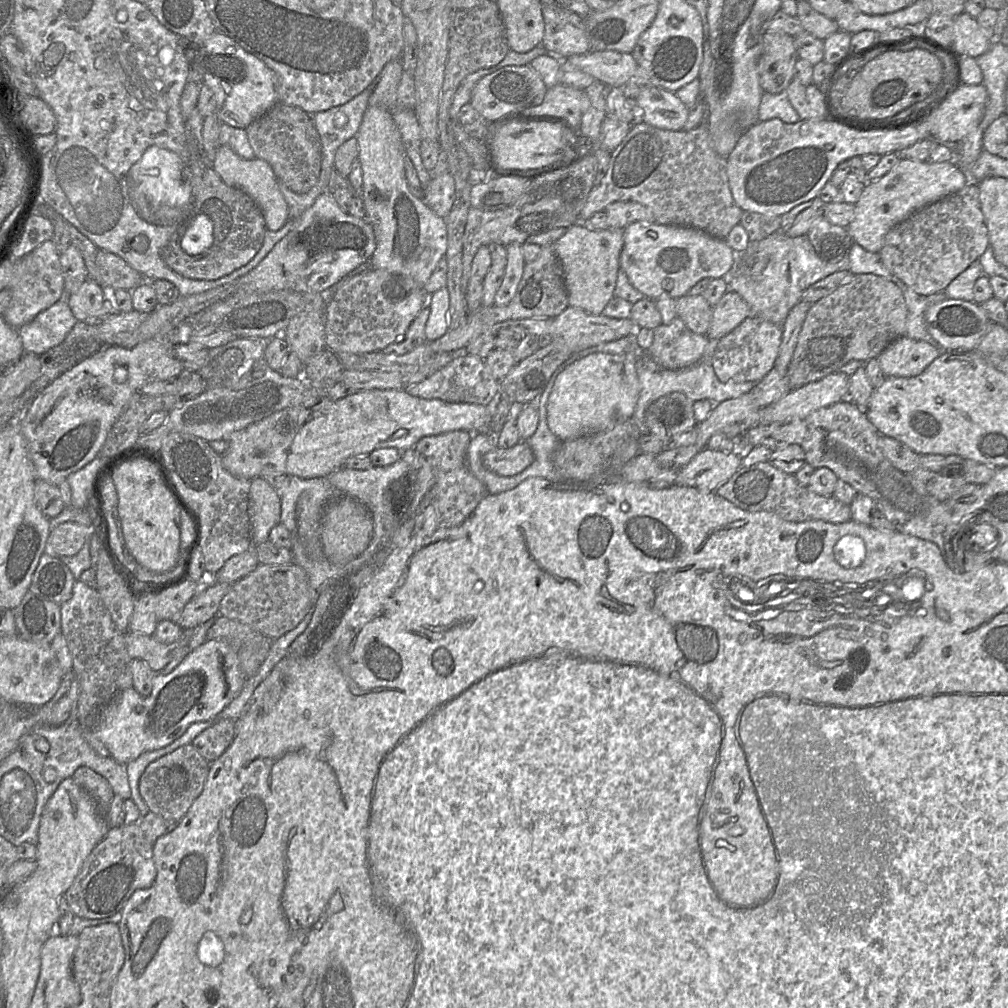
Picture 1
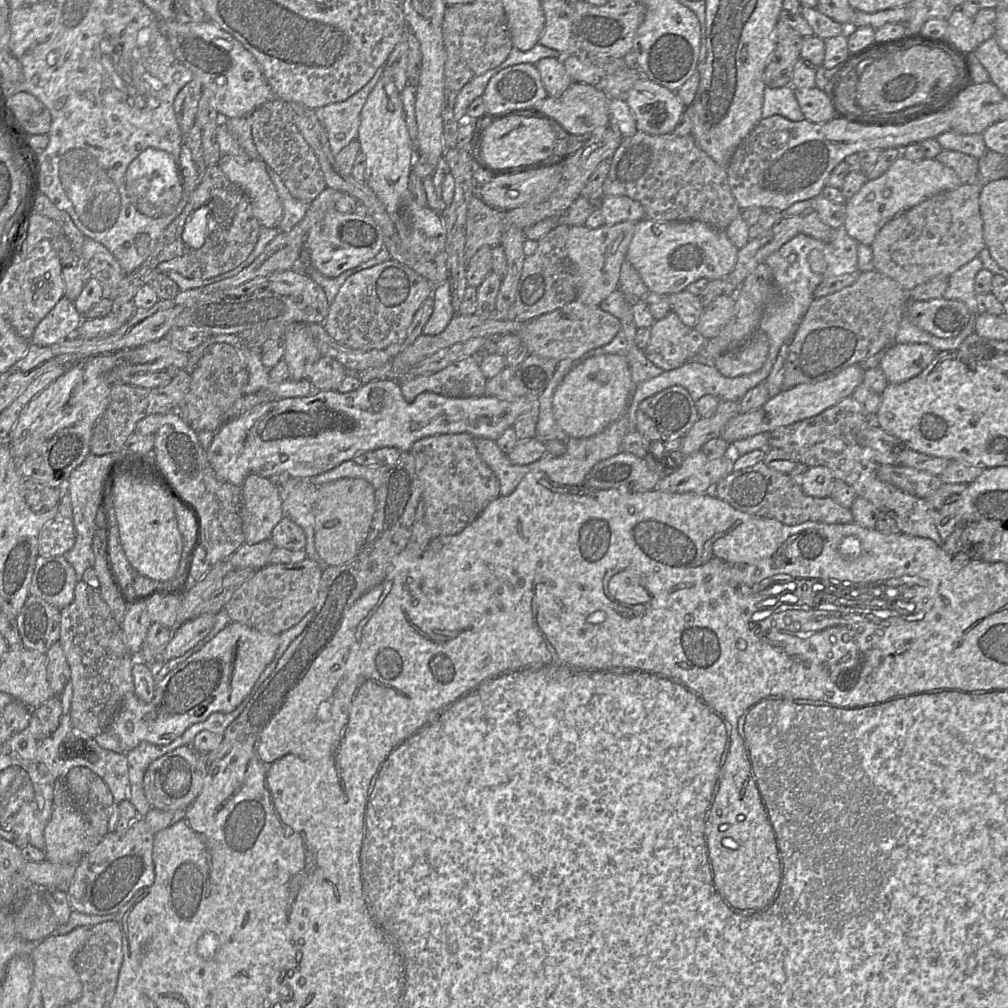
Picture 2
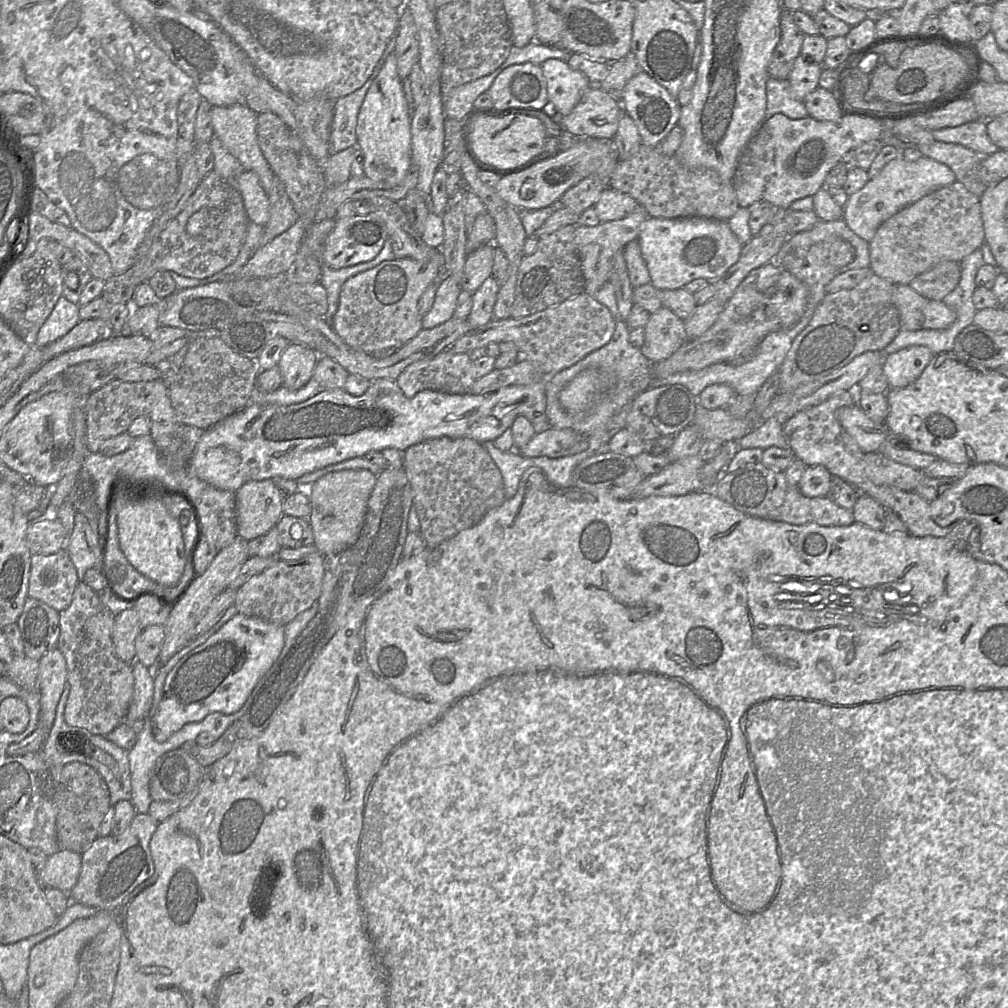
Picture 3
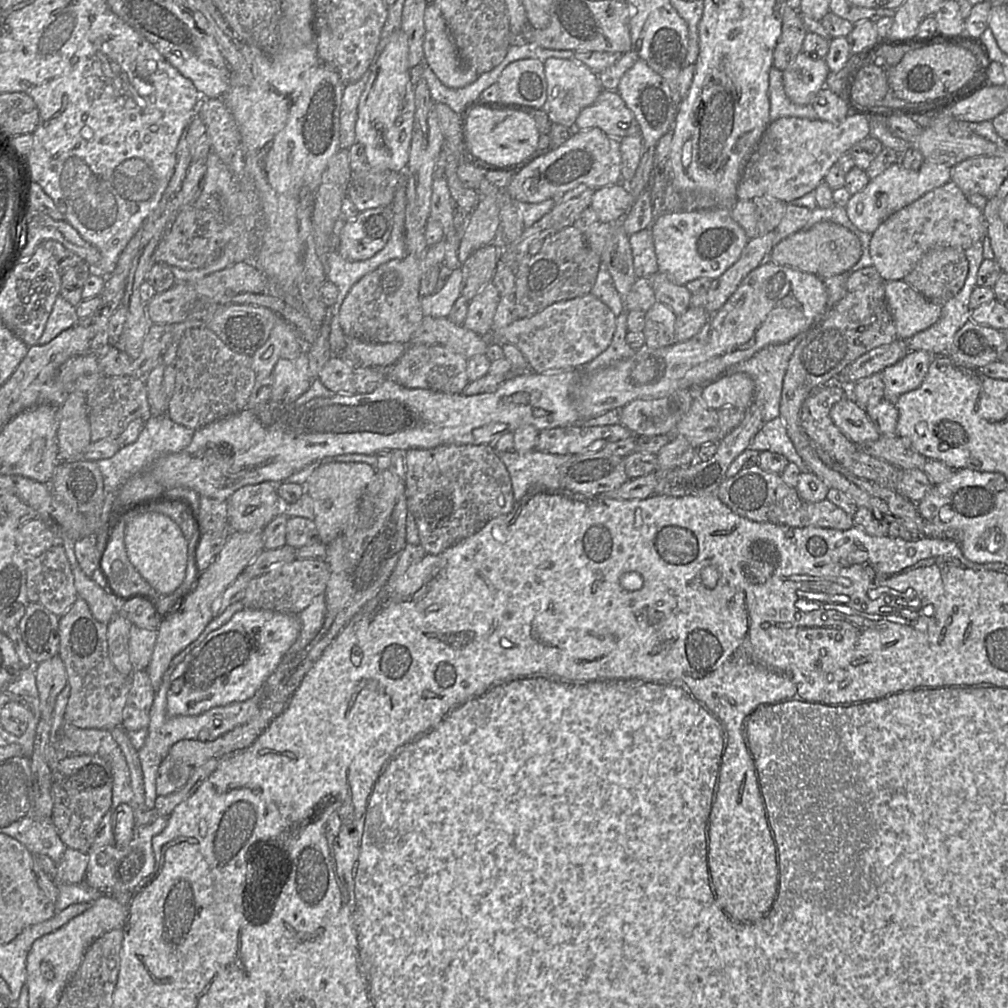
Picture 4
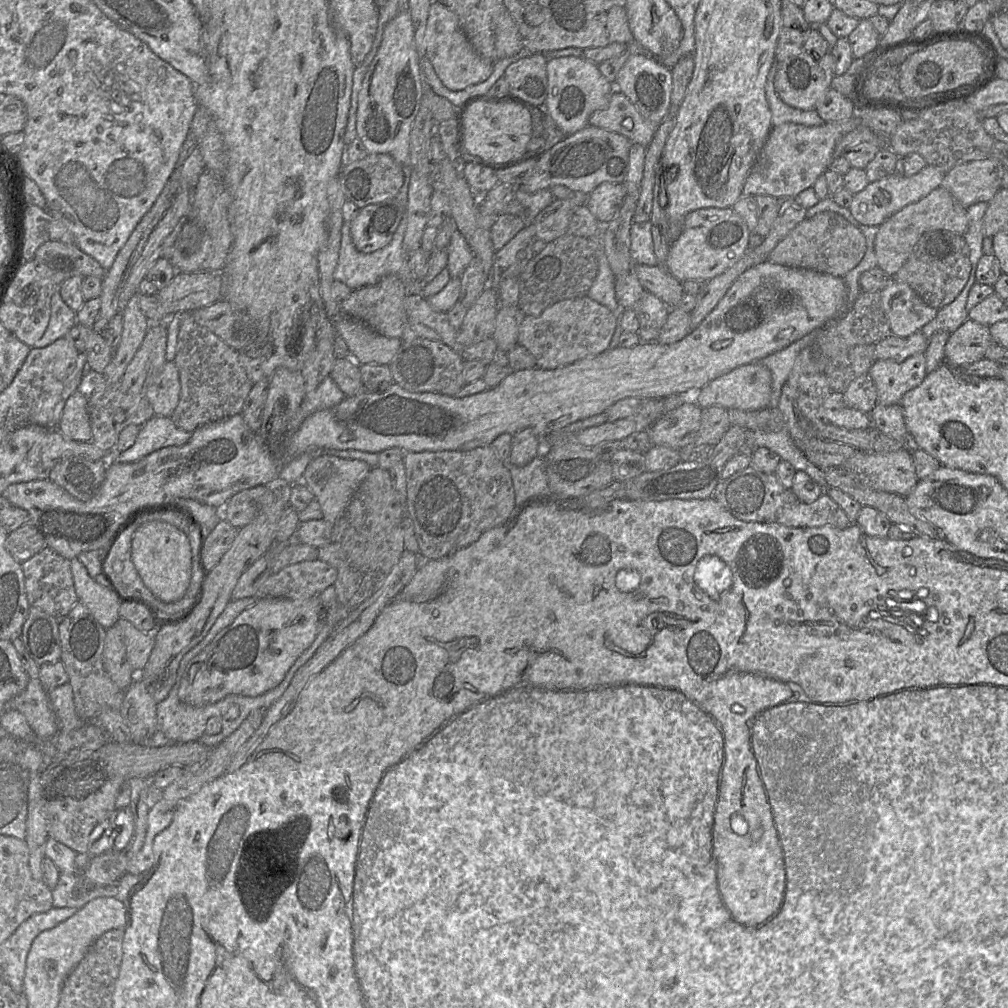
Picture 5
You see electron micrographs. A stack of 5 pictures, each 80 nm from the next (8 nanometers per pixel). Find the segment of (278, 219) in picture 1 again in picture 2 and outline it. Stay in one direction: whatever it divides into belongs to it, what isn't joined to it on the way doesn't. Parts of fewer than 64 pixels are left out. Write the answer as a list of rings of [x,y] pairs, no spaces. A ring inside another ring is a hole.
[[[221,156],[217,166],[230,182],[247,194],[253,214],[262,227],[279,226],[283,206],[263,160],[253,159],[240,164],[231,156]]]

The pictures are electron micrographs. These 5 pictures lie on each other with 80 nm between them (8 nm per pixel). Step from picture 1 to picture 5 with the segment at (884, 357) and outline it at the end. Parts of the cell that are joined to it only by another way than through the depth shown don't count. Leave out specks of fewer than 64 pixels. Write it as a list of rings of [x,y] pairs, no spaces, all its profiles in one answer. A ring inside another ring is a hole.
[[[925,353],[912,355],[902,362],[878,360],[868,372],[877,390],[877,403],[900,404],[902,397],[919,386],[927,375]]]

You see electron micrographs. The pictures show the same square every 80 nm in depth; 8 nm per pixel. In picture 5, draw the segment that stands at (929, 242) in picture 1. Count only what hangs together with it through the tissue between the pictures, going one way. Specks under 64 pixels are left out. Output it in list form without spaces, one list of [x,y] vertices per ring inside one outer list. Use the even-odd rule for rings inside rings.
[[[939,186],[921,200],[903,207],[878,227],[874,240],[877,266],[890,276],[894,276],[907,261],[924,233],[947,230],[963,236],[967,226],[967,208],[964,208],[945,188]]]

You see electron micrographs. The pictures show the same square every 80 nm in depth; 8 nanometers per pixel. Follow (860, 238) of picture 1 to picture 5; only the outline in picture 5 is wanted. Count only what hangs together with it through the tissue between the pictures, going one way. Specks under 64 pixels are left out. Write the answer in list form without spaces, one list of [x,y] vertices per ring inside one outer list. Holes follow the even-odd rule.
[[[926,165],[921,171],[912,176],[897,176],[892,173],[883,179],[868,183],[862,191],[854,194],[849,210],[854,219],[860,224],[879,227],[886,219],[906,205],[921,200],[932,190],[941,186],[945,174],[931,165]]]

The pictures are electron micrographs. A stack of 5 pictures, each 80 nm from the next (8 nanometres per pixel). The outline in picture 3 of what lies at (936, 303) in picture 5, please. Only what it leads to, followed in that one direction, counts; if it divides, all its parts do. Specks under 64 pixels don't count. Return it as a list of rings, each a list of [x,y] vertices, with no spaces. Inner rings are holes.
[[[942,261],[915,277],[909,285],[925,298],[943,301],[958,285],[960,277],[960,262]]]

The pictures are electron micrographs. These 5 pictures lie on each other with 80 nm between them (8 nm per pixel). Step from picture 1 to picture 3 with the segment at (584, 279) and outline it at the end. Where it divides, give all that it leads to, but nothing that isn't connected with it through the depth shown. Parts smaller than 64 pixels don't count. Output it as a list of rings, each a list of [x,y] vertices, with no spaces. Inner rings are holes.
[[[638,204],[638,207],[632,213],[620,220],[601,222],[597,226],[576,225],[574,242],[585,279],[584,293],[594,296],[609,281],[614,255],[620,250],[624,251],[624,247],[630,241],[638,238],[641,225],[648,217],[645,209]]]

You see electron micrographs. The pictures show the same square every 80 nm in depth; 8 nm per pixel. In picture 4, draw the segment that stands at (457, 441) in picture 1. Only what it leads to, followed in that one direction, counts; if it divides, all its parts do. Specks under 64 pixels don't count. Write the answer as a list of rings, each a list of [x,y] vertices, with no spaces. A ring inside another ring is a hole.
[[[444,444],[405,452],[405,494],[426,554],[437,555],[475,534],[493,518],[509,513],[515,504],[509,472],[493,445]]]

